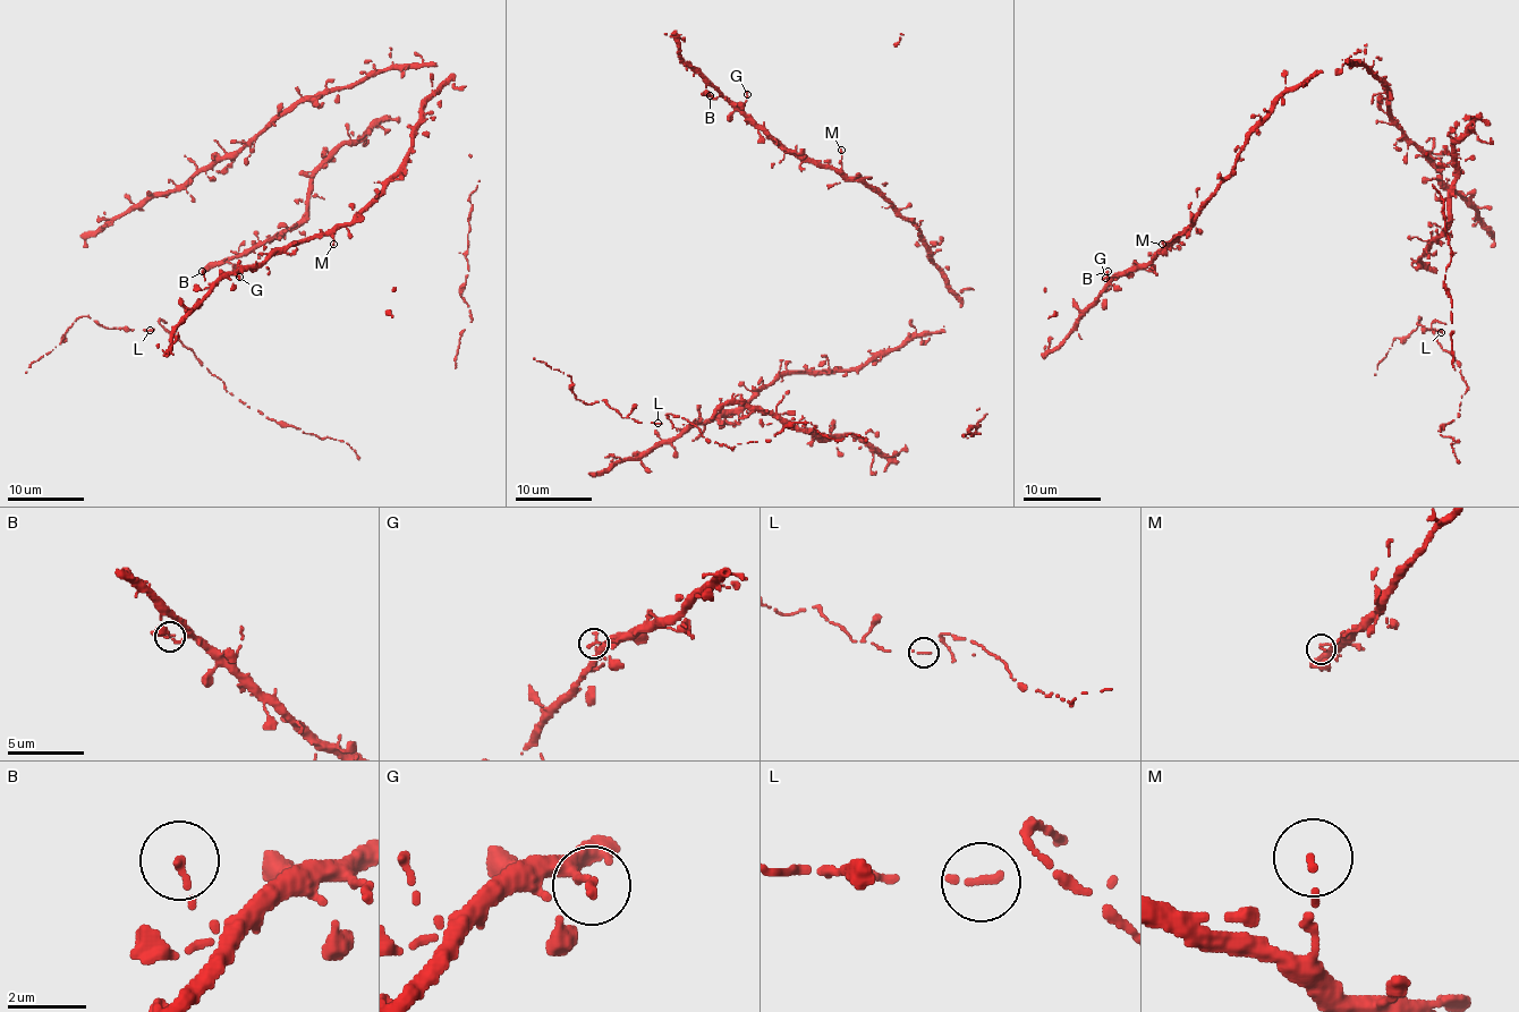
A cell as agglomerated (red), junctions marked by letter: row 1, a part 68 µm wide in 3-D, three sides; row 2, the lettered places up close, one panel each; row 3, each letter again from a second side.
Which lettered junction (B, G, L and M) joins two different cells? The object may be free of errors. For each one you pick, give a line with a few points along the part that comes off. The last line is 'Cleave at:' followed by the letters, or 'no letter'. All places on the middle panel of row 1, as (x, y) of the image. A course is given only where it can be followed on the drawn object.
L: Course of the part to remove: (658, 423), (637, 423), (621, 417), (602, 400), (588, 404), (575, 398), (568, 375), (533, 357)
Cleave at: L

